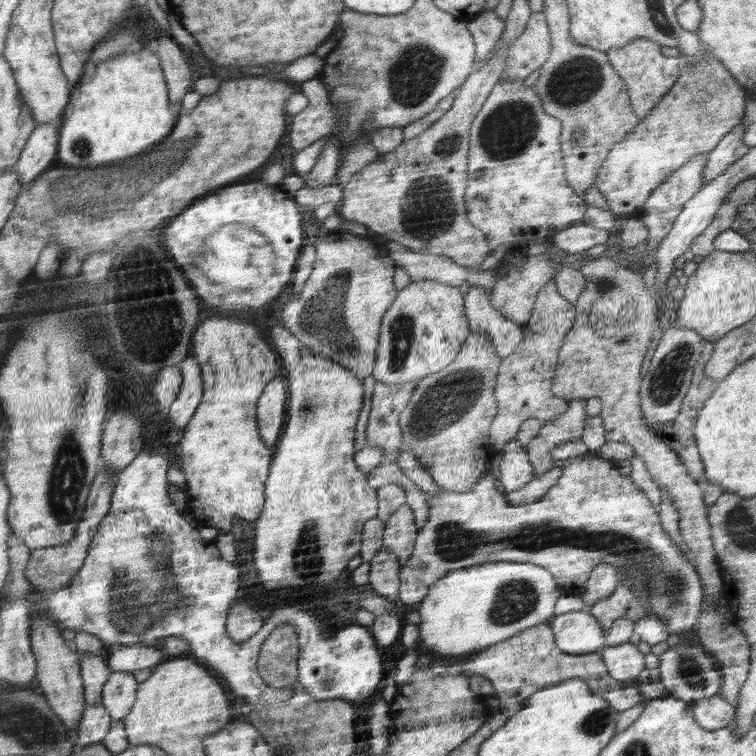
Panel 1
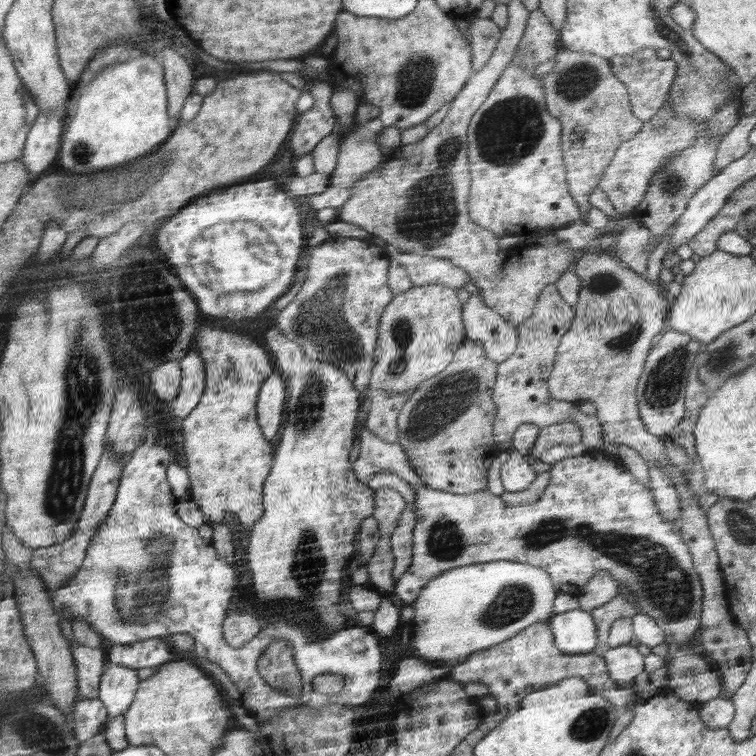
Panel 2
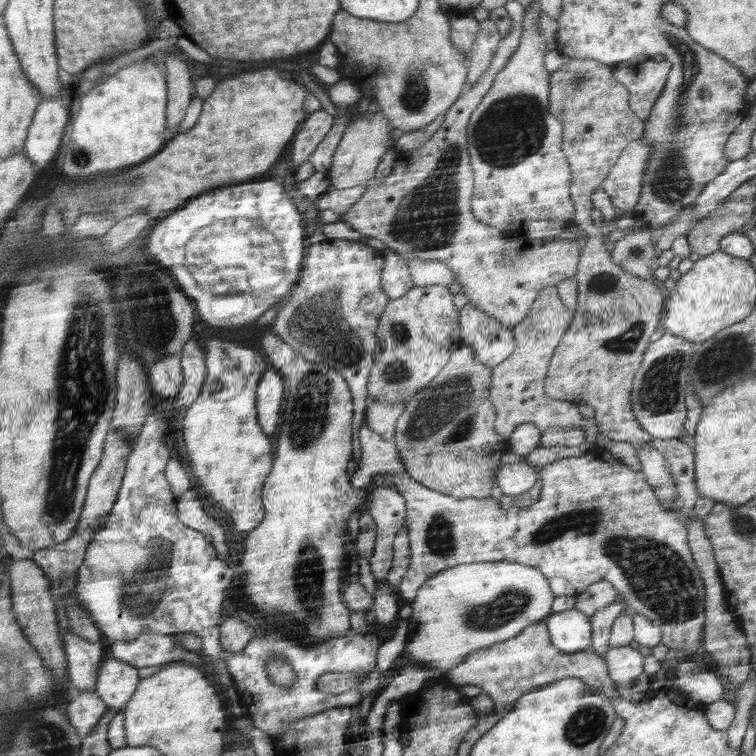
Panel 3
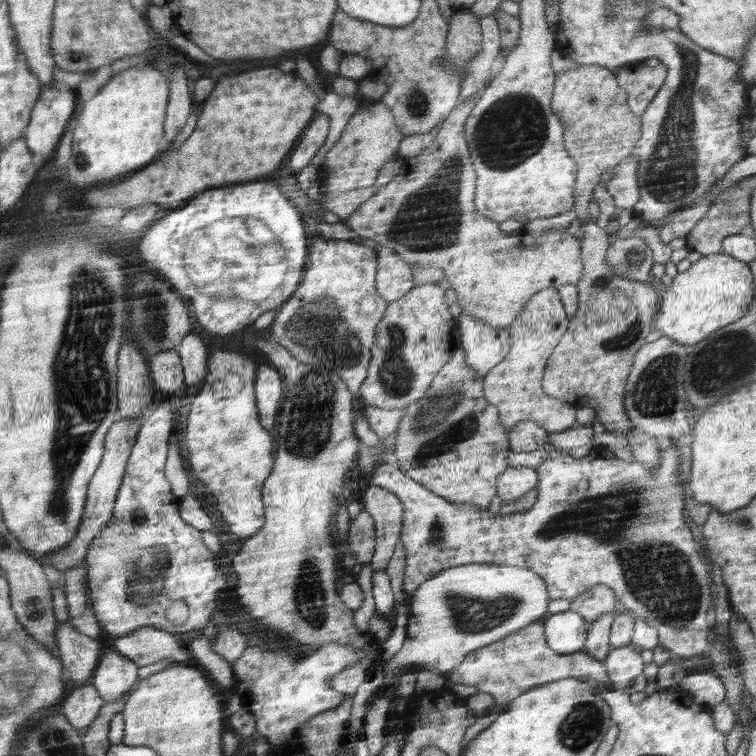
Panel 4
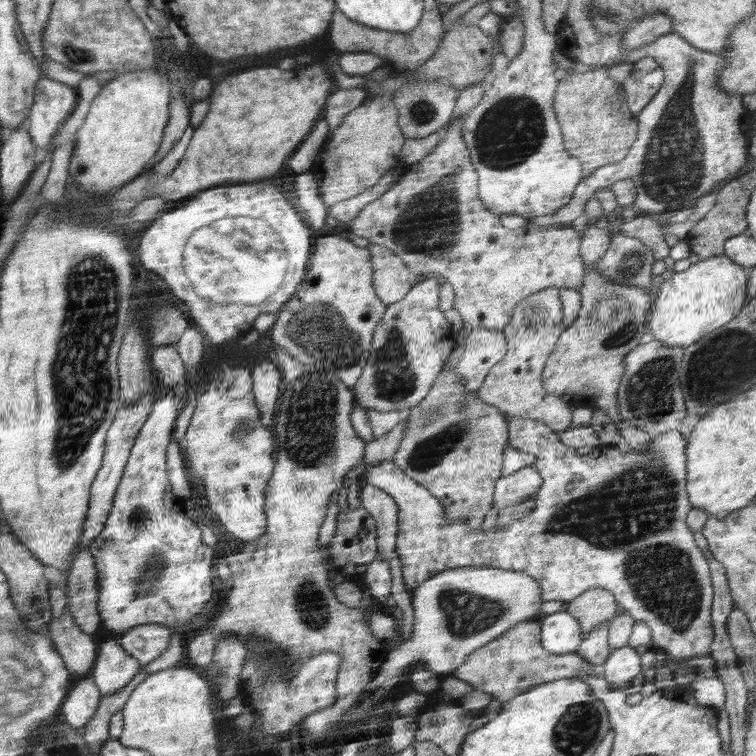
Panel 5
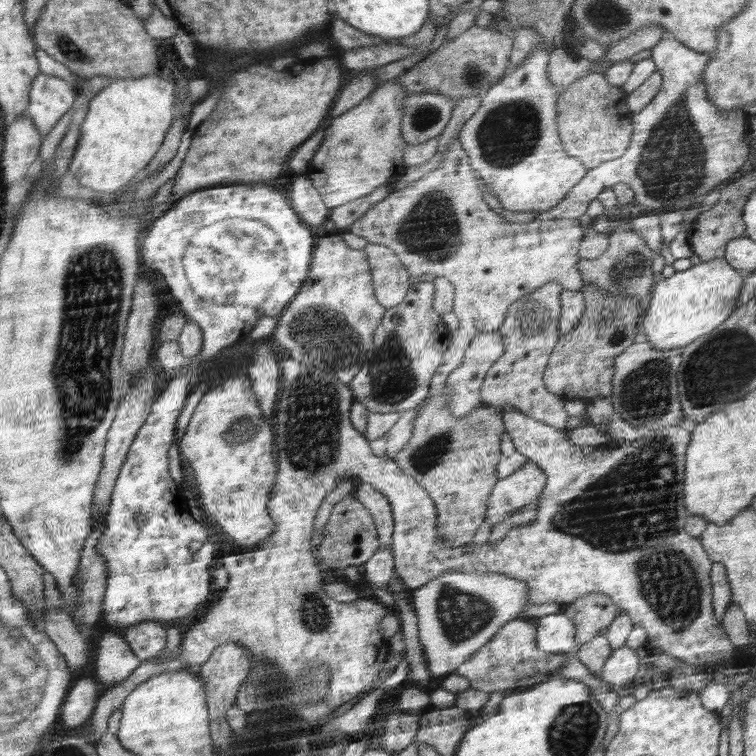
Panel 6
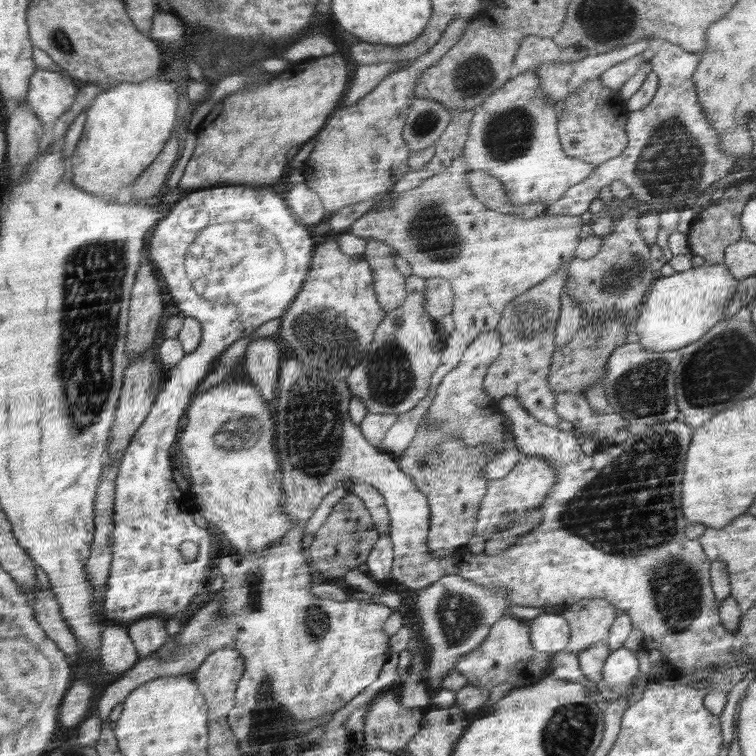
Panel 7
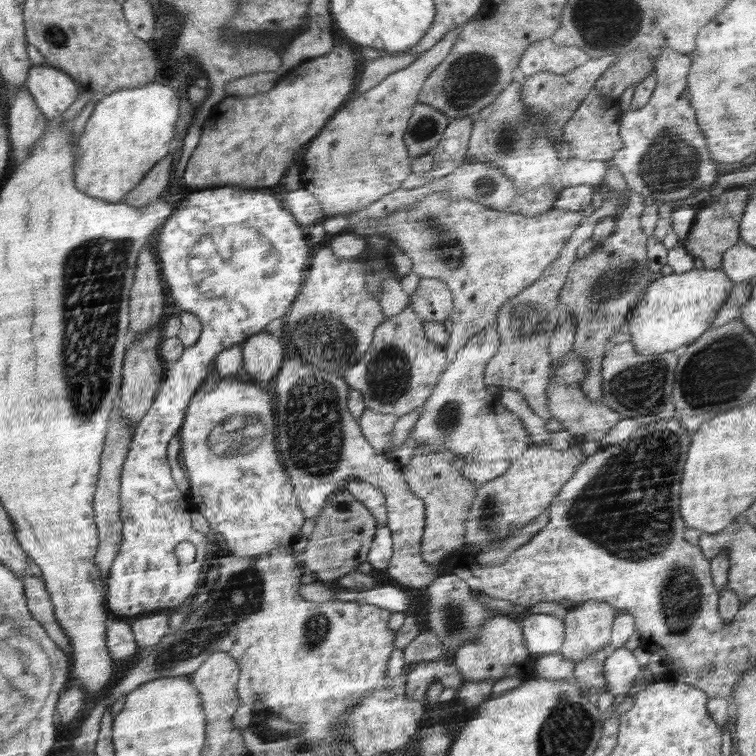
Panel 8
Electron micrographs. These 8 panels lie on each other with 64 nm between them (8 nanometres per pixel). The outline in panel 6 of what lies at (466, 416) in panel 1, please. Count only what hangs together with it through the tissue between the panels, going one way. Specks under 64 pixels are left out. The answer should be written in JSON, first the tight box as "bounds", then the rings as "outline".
{"bounds":[396,388,504,546],"outline":[[[443,388],[420,407],[414,418],[414,431],[406,447],[396,454],[396,462],[431,496],[438,507],[438,533],[453,546],[469,542],[487,512],[492,488],[499,479],[495,475],[500,462],[500,434],[504,432],[498,409],[483,405],[468,417],[456,419],[447,410],[449,392]]]}

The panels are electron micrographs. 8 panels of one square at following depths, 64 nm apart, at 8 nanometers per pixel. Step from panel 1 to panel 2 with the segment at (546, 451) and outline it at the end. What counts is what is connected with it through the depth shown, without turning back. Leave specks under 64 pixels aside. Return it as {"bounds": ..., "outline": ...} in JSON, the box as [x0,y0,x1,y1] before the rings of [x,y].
{"bounds":[529,421,581,462],"outline":[[[574,421],[552,424],[547,428],[540,429],[540,435],[529,455],[535,462],[542,462],[540,454],[544,454],[546,450],[553,449],[556,445],[576,445],[581,441],[581,429]]]}

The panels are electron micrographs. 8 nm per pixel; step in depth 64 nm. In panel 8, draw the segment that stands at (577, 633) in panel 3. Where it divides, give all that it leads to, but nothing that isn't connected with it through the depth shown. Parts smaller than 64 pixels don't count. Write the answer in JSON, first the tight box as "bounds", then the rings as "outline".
{"bounds":[518,614,566,655],"outline":[[[526,614],[518,619],[530,651],[536,655],[556,653],[566,636],[566,623],[550,614]]]}

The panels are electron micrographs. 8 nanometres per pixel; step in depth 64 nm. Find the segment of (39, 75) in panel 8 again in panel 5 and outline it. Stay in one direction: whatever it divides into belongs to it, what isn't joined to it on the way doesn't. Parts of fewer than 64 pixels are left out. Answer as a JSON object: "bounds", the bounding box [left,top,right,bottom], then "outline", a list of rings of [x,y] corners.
{"bounds":[28,78,78,151],"outline":[[[42,78],[28,122],[30,132],[42,151],[49,148],[56,132],[72,114],[77,99],[78,94],[72,86],[52,78]]]}

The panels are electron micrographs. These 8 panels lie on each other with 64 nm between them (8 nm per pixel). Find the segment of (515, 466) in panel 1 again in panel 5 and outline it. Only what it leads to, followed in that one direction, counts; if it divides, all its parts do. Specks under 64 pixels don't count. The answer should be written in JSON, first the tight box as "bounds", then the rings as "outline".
{"bounds":[495,465,543,511],"outline":[[[533,465],[502,476],[496,486],[495,503],[500,511],[507,506],[520,504],[538,493],[543,486],[543,477]]]}

